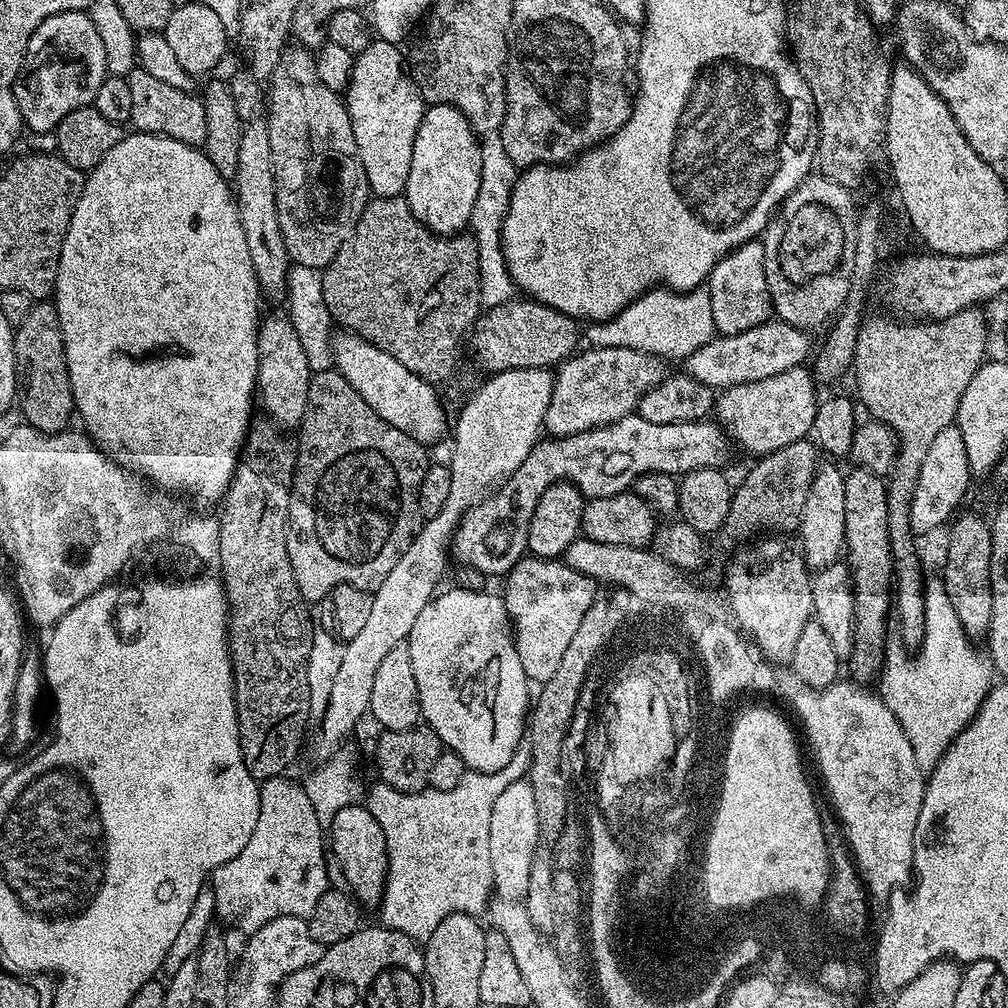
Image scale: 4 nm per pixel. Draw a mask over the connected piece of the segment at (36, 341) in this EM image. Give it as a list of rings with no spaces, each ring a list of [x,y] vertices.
[[[33,303],[30,314],[26,314],[26,322],[15,325],[14,335],[14,358],[16,359],[16,400],[23,419],[32,428],[40,432],[62,432],[69,427],[74,420],[74,405],[72,391],[70,390],[70,374],[66,370],[66,354],[62,342],[62,330],[58,322],[58,310],[55,303]]]

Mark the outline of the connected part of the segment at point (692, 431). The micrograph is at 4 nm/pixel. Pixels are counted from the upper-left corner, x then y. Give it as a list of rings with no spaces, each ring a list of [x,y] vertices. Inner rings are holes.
[[[638,414],[618,418],[613,424],[603,424],[601,428],[591,428],[573,436],[557,436],[544,438],[535,443],[512,476],[509,476],[491,494],[483,498],[468,509],[459,520],[450,543],[451,555],[457,556],[461,564],[469,564],[484,572],[488,578],[493,576],[503,577],[525,555],[528,547],[528,527],[534,518],[534,510],[542,494],[557,482],[573,484],[575,488],[588,500],[610,498],[620,493],[627,493],[642,474],[647,472],[661,472],[674,477],[681,477],[687,472],[699,468],[723,469],[728,460],[728,447],[730,441],[727,432],[719,423],[708,418],[683,420],[682,422],[650,422]]]

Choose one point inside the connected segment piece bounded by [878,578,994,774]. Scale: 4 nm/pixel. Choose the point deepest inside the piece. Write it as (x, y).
(934, 696)

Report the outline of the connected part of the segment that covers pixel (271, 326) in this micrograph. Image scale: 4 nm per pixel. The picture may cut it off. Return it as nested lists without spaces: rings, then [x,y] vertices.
[[[265,315],[261,319],[256,334],[258,346],[258,374],[256,375],[256,387],[258,400],[264,403],[267,419],[281,429],[299,429],[300,419],[306,410],[306,394],[310,394],[310,378],[312,370],[306,355],[298,342],[297,331],[291,325],[287,315]]]

